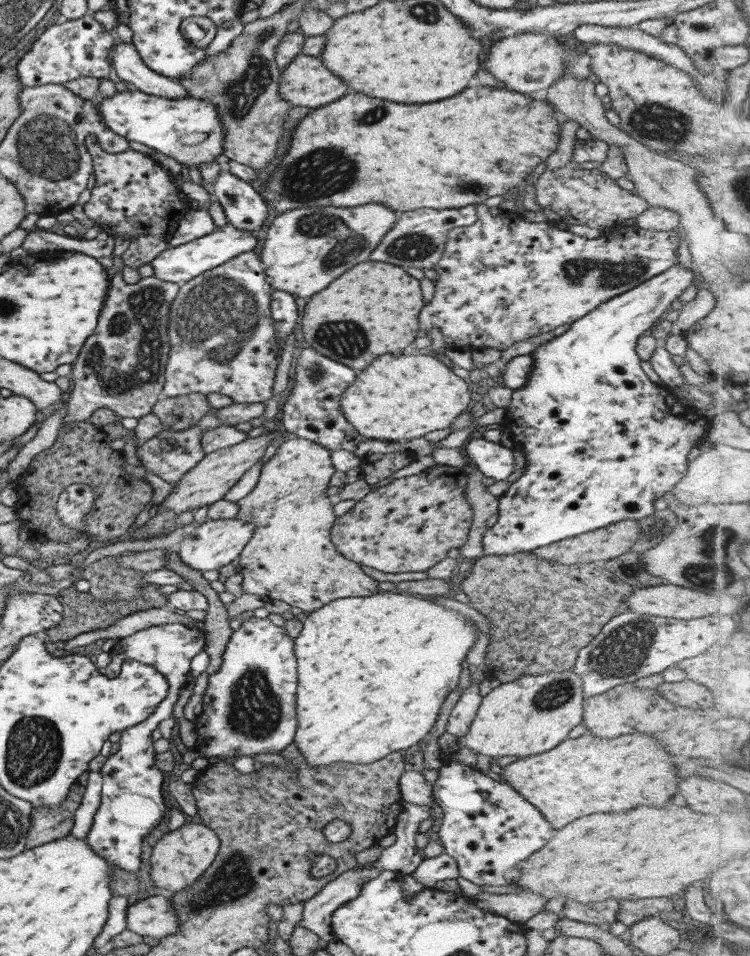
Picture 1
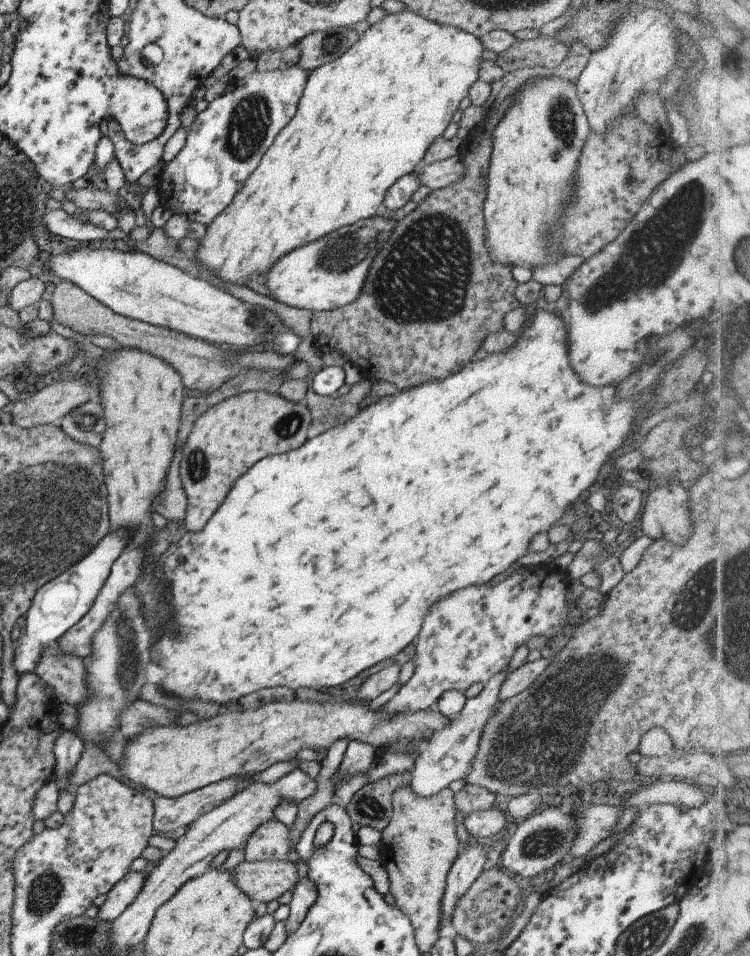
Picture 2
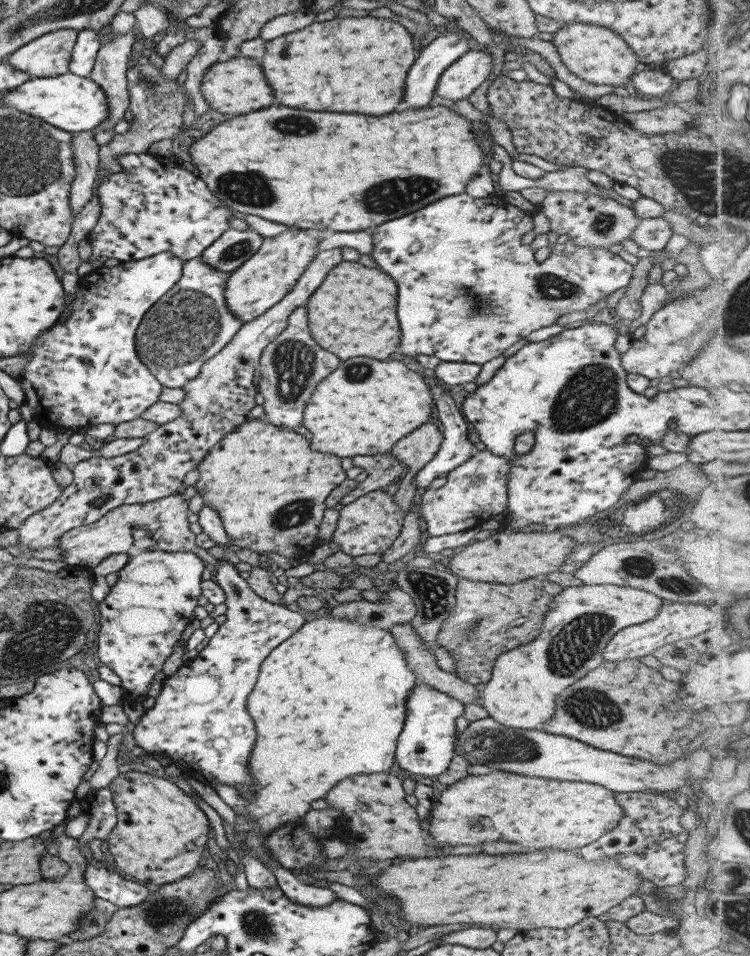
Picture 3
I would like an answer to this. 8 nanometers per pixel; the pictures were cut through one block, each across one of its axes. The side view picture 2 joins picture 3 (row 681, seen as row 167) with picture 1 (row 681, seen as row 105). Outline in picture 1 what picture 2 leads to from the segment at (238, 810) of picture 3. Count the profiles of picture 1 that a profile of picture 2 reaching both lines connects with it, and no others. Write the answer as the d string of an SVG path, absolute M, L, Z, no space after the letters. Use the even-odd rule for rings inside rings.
M253 616L242 621L240 628L232 632L222 662L220 670L209 675L208 686L202 695L202 713L194 720L196 747L200 750L200 757L225 757L222 762L231 764L239 755L279 754L293 743L298 728L297 660L293 638L285 633L284 627L274 625L268 618Z

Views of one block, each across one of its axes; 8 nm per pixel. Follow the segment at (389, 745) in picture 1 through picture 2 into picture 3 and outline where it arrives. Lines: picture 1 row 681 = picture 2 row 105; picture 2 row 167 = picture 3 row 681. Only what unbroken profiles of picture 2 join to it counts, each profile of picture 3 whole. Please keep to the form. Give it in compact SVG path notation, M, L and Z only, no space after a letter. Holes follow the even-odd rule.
M324 611L312 621L305 621L300 630L297 630L290 638L287 638L276 646L274 650L271 650L270 654L264 659L260 666L258 680L254 684L254 690L248 694L248 699L246 700L246 709L248 709L248 713L252 714L252 718L256 722L256 732L258 732L256 746L252 750L252 762L250 762L250 768L252 768L251 776L254 776L257 781L257 785L254 786L256 792L253 792L254 800L247 805L249 816L251 816L254 824L248 824L245 817L236 815L234 824L235 836L240 833L245 838L248 837L248 831L252 827L258 827L260 833L266 833L266 835L270 836L270 833L280 827L280 825L304 819L306 813L311 810L310 804L312 802L324 799L328 791L332 790L338 782L344 781L347 777L354 777L358 774L377 774L393 771L396 765L395 751L397 750L397 740L406 718L406 700L412 694L412 690L414 690L414 686L417 683L418 680L414 669L408 667L406 657L400 651L400 647L396 643L396 637L390 633L389 629L362 625L352 621L352 619L332 617L330 611Z

